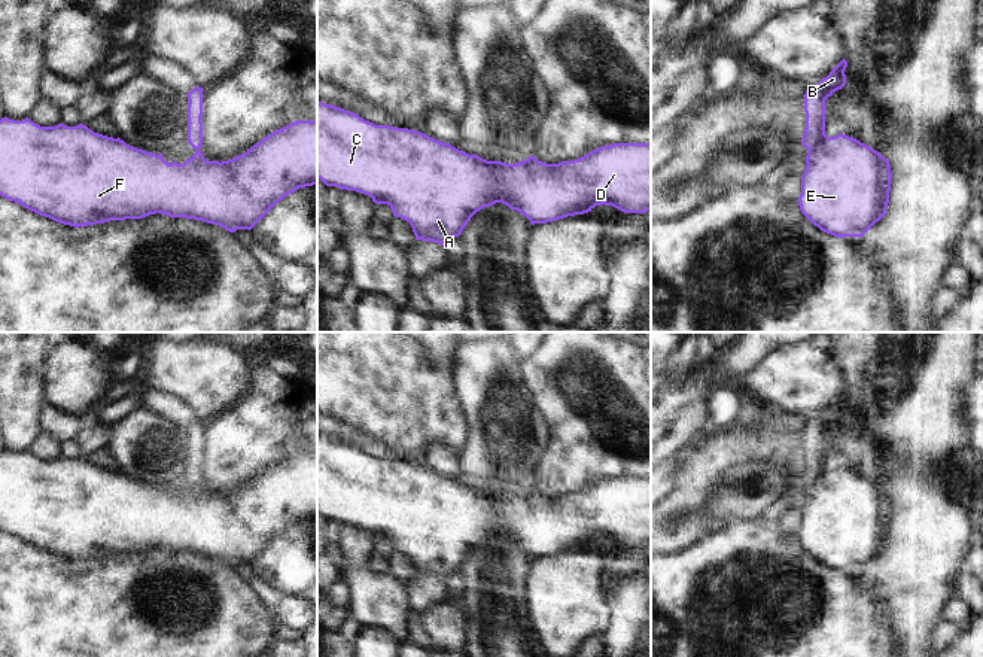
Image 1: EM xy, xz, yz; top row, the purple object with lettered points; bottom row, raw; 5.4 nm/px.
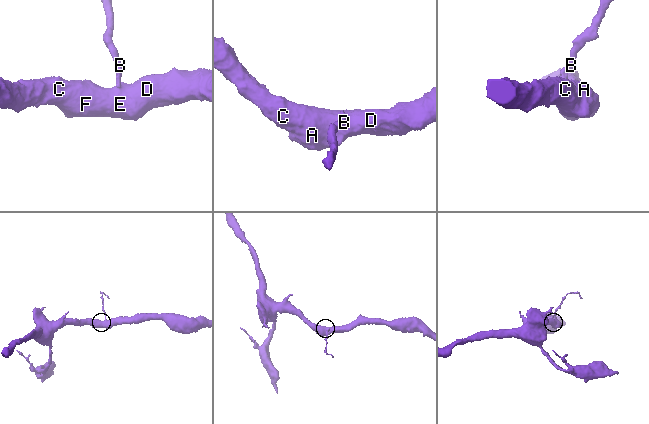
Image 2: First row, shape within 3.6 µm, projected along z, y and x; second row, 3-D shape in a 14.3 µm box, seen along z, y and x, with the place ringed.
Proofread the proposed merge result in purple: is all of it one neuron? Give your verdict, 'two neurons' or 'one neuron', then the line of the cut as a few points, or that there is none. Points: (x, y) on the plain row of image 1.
two neurons; cut yz (827, 470), (809, 483)

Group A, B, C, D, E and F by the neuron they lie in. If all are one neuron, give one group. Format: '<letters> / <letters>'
A C D E F / B

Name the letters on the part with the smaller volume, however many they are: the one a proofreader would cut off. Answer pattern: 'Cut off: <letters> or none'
Cut off: B

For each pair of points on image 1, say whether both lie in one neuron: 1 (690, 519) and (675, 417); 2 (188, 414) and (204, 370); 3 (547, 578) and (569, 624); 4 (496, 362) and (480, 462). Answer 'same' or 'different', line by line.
1: different
2: different
3: same
4: same

